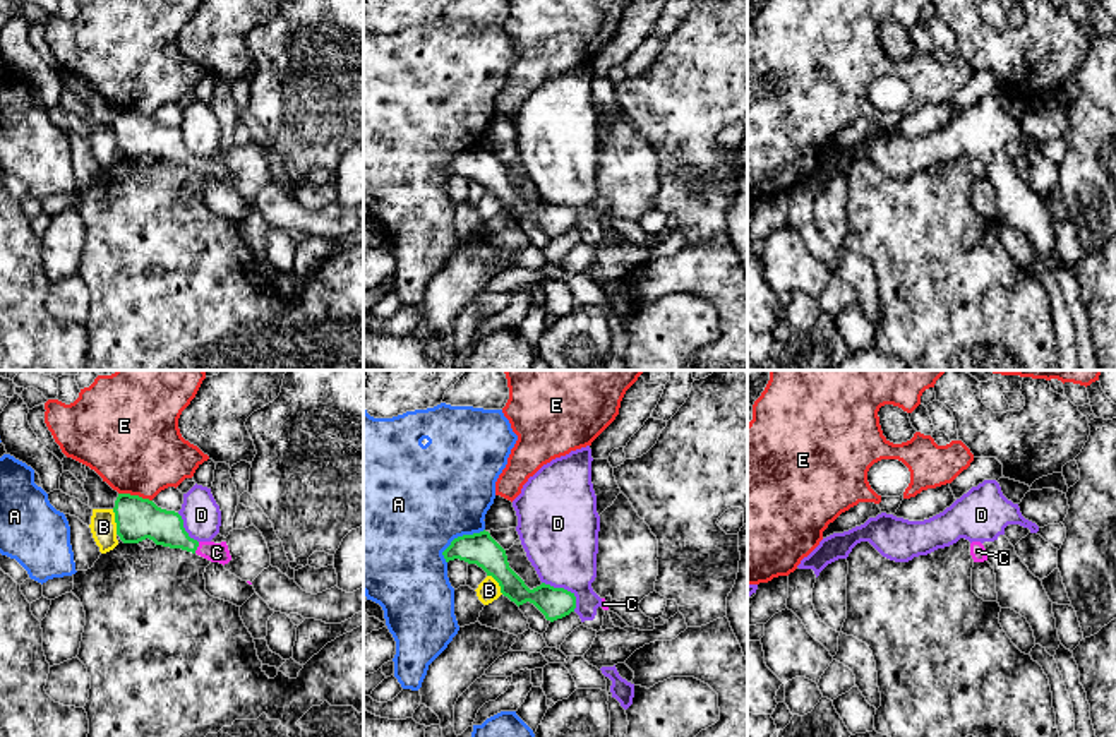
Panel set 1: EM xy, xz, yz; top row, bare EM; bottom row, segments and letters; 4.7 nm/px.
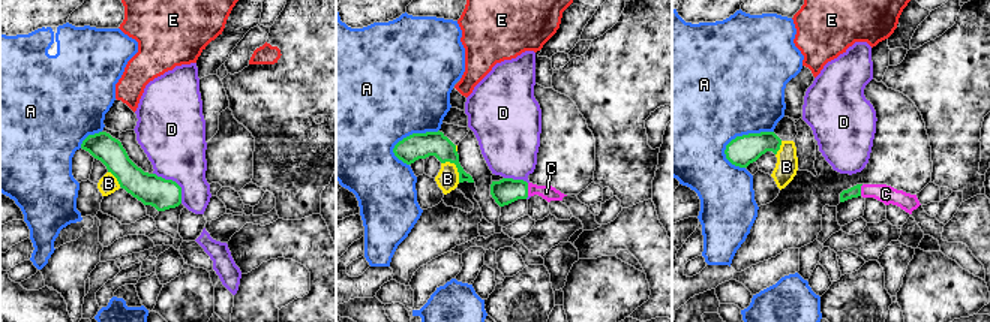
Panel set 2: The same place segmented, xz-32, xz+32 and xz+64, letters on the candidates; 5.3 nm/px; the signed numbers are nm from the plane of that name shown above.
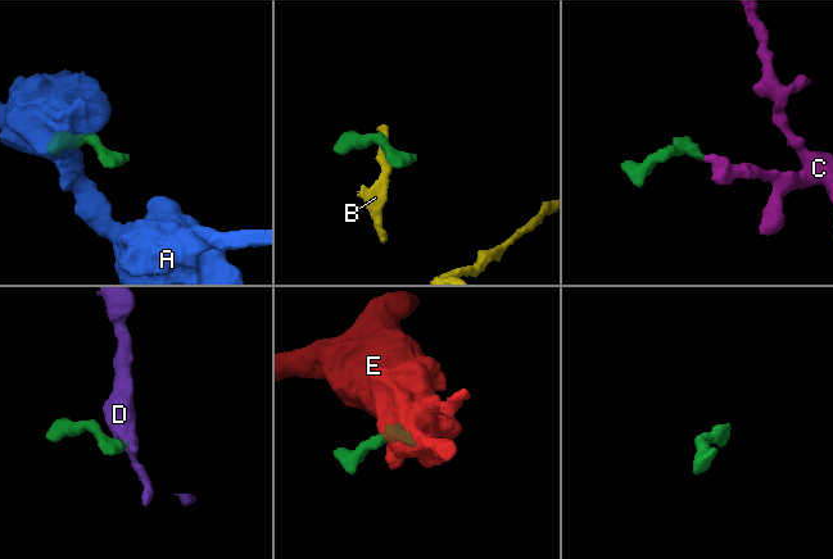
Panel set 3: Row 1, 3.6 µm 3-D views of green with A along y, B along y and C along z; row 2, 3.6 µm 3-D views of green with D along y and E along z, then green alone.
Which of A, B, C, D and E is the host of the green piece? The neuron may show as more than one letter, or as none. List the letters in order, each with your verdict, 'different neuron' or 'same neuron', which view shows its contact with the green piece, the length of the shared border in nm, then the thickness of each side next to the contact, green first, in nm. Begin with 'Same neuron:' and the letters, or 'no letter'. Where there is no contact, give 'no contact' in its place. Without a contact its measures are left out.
Same neuron: C
A: different neuron | xz | 240 nm | 150/480 nm
B: different neuron | xy | 120 nm | 200/120 nm
C: same neuron | xy | 60 nm | 160/100 nm
D: different neuron | xz | 220 nm | 150/360 nm
E: different neuron | xy | 170 nm | 200/440 nm

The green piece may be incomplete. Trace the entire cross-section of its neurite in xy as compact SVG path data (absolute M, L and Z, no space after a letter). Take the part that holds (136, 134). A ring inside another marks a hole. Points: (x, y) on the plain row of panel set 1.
M118 110L113 129L117 151L123 159L139 159L149 154L156 161L182 165L223 182L231 177L226 158L214 159L190 154L178 129L161 125L149 115Z

